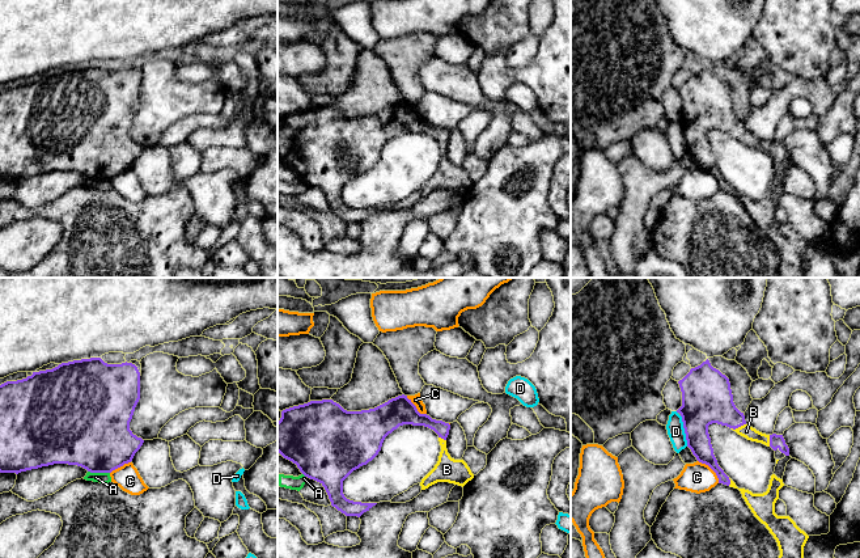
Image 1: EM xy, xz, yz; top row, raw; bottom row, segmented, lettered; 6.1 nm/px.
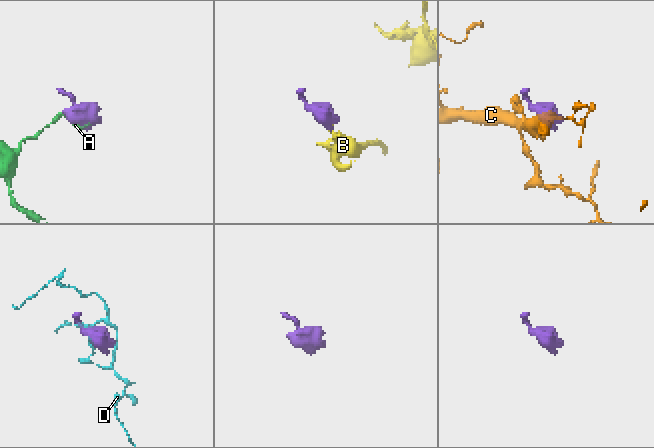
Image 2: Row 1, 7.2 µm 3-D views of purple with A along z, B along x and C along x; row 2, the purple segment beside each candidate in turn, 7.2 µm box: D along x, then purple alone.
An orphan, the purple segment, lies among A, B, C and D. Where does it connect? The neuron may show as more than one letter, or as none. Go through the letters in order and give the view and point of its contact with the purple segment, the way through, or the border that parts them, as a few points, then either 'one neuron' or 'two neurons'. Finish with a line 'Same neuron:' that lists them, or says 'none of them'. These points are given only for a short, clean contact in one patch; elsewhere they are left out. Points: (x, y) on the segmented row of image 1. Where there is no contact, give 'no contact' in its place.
A: contact xy (98, 472); two neurons
B: contact yz (738, 426); one neuron
C: contact yz (711, 468); border yz (698, 460), (715, 473), (719, 482); two neurons
D: contact yz (685, 431); border yz (680, 415), (687, 446); two neurons
Same neuron: B

